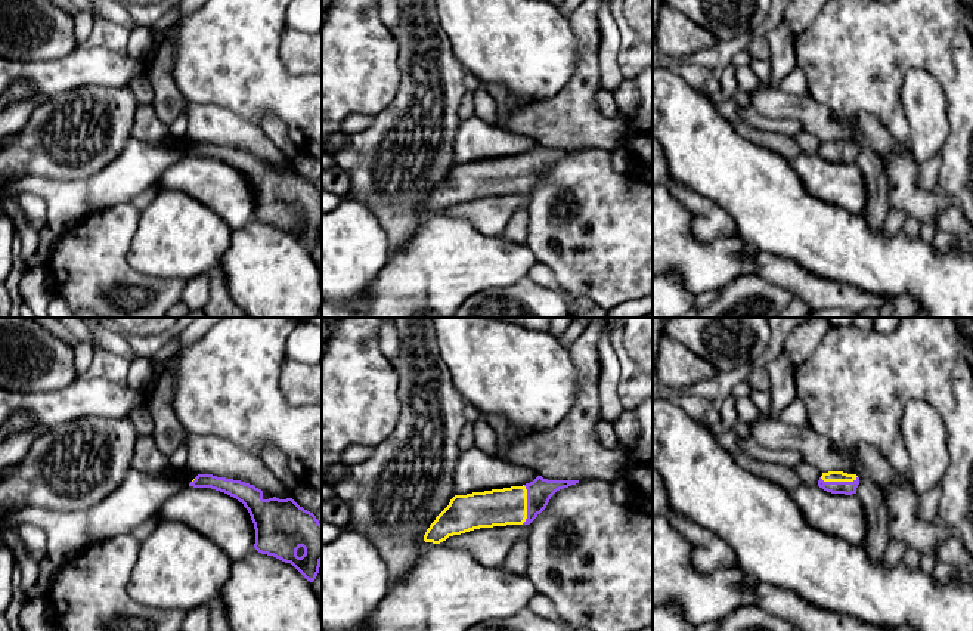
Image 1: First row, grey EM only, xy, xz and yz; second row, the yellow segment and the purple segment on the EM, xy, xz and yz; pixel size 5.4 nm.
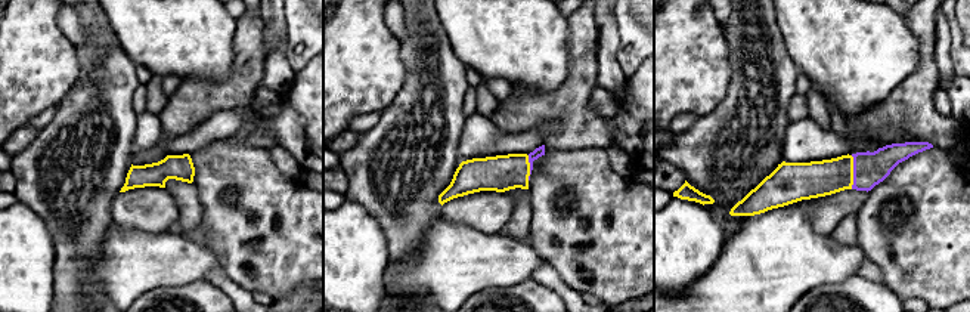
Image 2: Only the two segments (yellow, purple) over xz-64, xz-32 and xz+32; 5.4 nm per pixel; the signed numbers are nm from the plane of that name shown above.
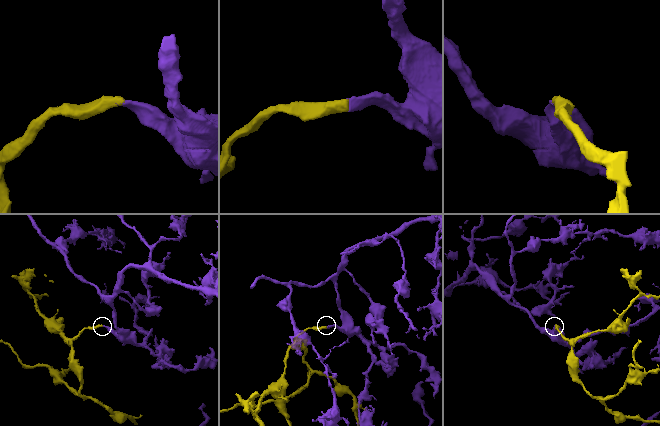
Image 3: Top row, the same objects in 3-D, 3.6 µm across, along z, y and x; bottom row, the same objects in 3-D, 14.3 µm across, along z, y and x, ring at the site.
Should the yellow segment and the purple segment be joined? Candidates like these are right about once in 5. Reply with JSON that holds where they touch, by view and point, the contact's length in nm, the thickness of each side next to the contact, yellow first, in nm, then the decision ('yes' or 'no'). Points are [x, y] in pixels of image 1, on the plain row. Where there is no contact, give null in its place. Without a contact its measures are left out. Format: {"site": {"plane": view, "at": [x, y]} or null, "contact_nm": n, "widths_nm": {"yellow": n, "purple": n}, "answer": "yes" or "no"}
{"site": {"plane": "xz", "at": [526, 173]}, "contact_nm": 220, "widths_nm": {"yellow": 200, "purple": 140}, "answer": "yes"}

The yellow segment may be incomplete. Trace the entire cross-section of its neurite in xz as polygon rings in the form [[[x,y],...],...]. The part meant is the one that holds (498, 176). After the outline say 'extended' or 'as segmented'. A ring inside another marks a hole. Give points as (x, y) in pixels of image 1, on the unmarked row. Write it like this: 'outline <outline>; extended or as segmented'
outline [[[537,145],[523,155],[455,164],[424,204],[425,211],[440,213],[449,205],[480,197],[530,194],[551,166],[579,149],[548,149]]]; extended

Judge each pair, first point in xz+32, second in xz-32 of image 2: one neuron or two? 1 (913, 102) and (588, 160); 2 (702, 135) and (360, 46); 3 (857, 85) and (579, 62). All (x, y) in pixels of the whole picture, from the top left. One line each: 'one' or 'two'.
1: two
2: two
3: two

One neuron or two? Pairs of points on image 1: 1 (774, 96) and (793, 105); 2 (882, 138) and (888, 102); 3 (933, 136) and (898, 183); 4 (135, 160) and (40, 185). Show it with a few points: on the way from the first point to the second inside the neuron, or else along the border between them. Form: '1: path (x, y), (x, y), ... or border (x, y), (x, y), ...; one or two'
1: path (778, 101), (783, 105), (789, 105); one
2: border (857, 114), (873, 114), (904, 144); two
3: border (907, 144), (919, 164); two
4: path (111, 183), (102, 191), (64, 191); one

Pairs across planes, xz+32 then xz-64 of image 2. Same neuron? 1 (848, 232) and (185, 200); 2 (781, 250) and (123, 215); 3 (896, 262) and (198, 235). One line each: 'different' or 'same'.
1: same
2: different
3: different

